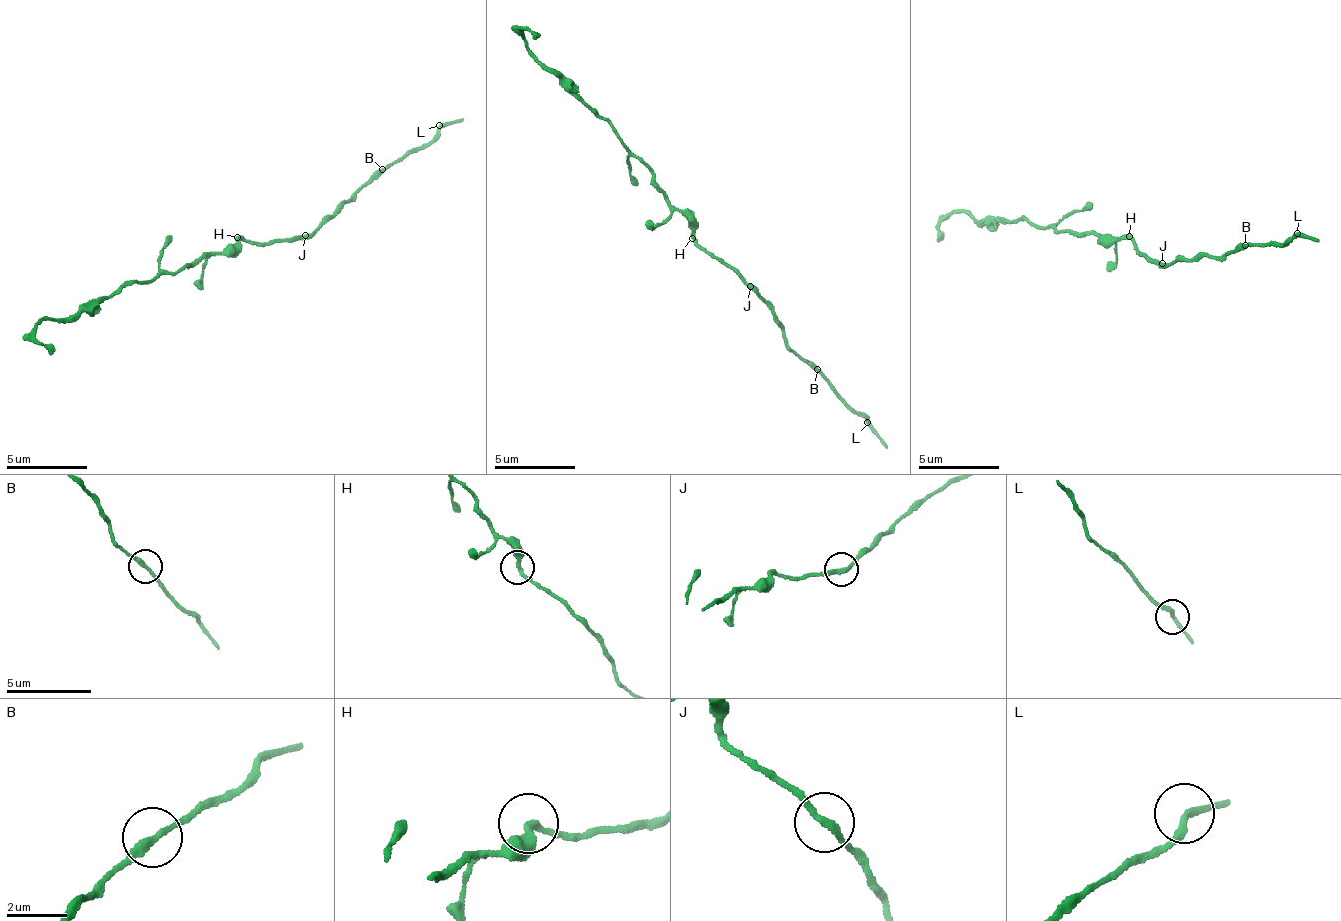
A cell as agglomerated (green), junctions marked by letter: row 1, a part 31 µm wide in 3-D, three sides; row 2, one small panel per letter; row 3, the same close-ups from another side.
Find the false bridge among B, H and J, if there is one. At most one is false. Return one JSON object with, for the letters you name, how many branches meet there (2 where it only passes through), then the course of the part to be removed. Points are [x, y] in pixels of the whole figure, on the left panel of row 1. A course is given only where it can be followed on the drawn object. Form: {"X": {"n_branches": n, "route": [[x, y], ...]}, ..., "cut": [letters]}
{"B": {"n_branches": 2, "route": [[384, 168], [405, 156], [438, 130], [463, 119]]}, "cut": ["B"]}

